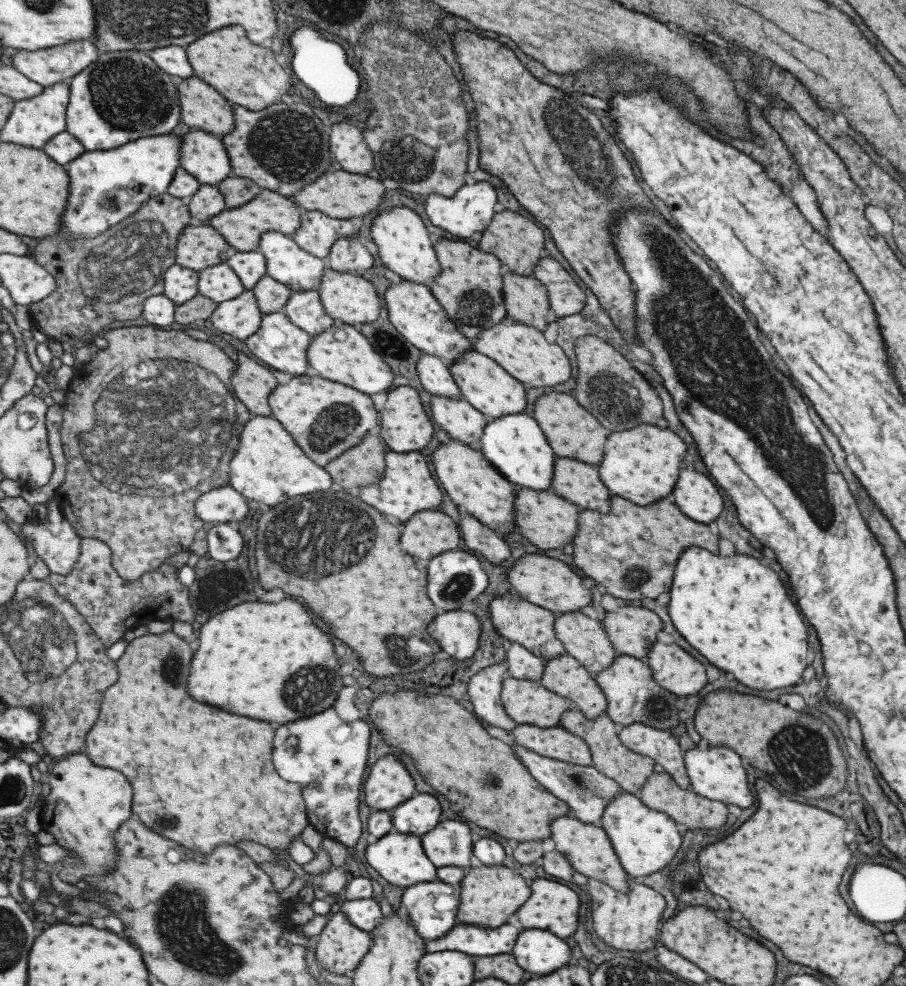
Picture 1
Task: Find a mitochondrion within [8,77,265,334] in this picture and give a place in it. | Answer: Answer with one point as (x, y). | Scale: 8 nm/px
(117, 270)

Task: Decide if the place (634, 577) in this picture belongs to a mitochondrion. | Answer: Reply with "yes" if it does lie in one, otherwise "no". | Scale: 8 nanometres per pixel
yes

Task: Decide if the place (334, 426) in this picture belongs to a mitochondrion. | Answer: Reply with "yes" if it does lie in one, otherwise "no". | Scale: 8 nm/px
yes

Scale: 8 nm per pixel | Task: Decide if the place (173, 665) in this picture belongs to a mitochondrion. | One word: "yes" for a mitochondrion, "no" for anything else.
yes

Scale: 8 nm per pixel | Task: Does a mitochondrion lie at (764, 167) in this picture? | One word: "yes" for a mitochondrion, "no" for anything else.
no

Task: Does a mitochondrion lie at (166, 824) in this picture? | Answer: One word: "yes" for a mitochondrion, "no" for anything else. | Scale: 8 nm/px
yes

